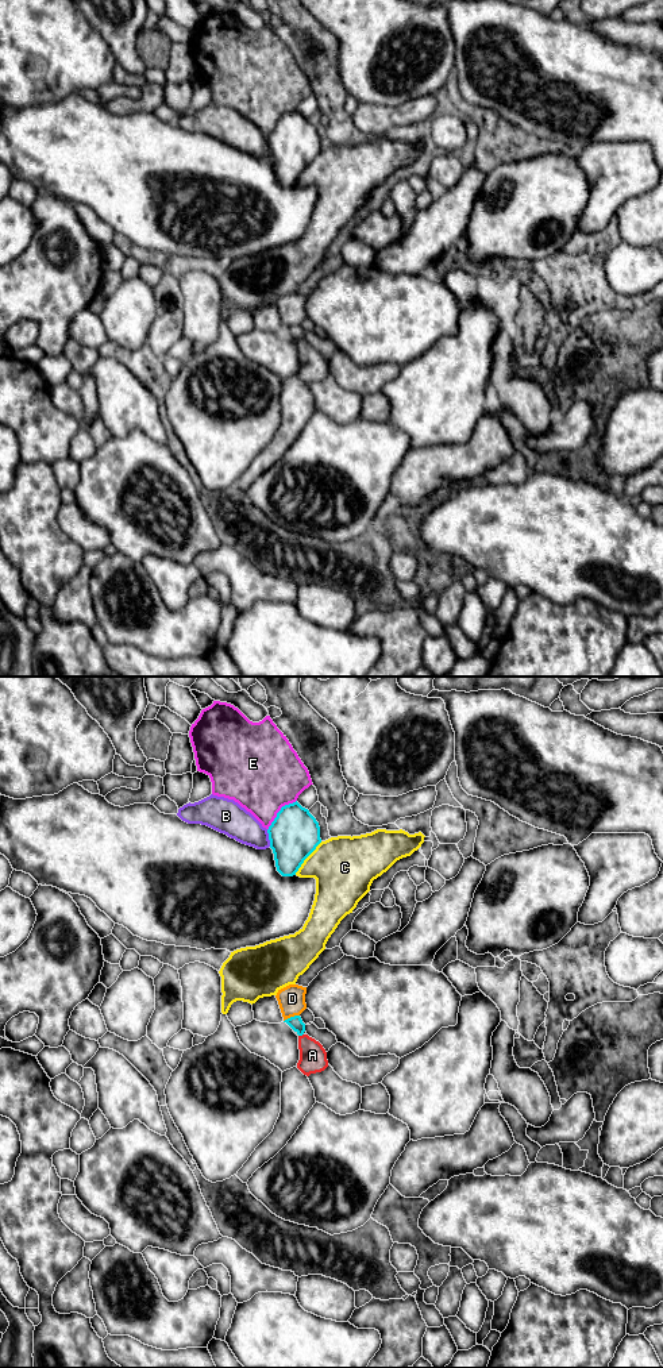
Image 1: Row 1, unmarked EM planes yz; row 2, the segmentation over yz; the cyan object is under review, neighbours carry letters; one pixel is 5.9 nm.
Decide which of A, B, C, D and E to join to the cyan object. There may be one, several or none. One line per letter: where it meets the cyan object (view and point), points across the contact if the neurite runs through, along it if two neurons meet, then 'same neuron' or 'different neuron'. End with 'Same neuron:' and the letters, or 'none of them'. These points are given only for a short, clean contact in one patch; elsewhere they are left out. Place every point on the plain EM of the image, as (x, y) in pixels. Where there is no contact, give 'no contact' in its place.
A: contact yz (300, 343); way yz (295, 331), (300, 336), (300, 343), (312, 363); same neuron
B: contact yz (269, 146); different neuron
C: contact yz (307, 165); different neuron
D: contact yz (290, 326); different neuron
E: contact yz (278, 120); different neuron
Same neuron: A

